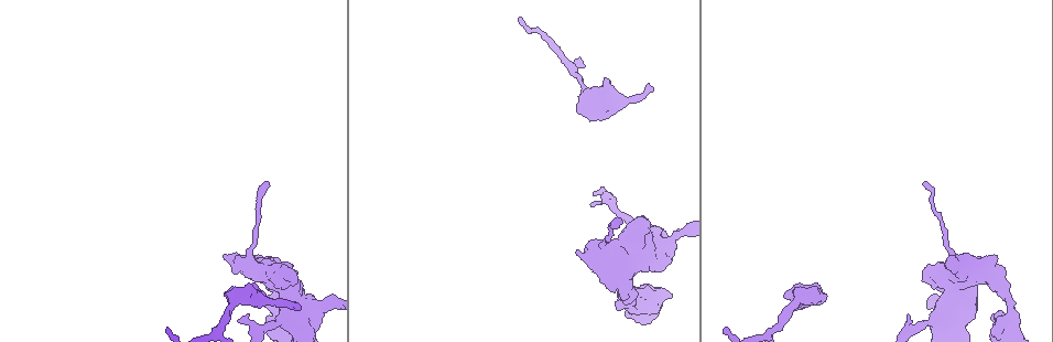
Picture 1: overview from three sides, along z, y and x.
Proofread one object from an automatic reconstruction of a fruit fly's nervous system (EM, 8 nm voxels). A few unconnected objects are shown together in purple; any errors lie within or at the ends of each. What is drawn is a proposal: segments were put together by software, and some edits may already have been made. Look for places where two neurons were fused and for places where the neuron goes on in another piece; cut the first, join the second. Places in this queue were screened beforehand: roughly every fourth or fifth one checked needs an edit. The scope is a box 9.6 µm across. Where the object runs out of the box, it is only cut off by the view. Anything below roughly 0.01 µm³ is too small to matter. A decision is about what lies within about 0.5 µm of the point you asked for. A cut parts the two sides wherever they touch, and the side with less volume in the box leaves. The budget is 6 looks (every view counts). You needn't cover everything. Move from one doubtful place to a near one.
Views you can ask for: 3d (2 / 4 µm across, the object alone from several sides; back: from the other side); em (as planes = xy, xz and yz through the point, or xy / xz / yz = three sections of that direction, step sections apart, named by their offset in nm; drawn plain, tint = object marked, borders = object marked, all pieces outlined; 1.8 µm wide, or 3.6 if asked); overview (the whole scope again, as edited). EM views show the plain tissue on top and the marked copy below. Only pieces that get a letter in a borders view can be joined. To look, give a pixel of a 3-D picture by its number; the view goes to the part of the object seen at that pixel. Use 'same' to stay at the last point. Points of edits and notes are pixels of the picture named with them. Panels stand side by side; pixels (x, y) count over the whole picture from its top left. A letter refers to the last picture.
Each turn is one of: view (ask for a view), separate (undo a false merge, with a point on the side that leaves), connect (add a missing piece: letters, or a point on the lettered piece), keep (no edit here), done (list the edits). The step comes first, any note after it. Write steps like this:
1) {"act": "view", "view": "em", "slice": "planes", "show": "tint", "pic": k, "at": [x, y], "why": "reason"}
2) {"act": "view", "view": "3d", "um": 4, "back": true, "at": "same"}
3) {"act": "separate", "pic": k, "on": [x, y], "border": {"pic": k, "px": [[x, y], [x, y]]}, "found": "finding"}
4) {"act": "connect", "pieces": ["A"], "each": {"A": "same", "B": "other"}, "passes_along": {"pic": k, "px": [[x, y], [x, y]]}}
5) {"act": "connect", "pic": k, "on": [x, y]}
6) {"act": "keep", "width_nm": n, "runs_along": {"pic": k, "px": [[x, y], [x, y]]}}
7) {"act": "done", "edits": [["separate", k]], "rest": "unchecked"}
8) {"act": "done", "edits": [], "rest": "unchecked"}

{"act": "view", "view": "em", "um": 3.6, "slice": "planes", "show": "borders", "pic": 1, "at": [994, 277], "why": "arms run side by side"}

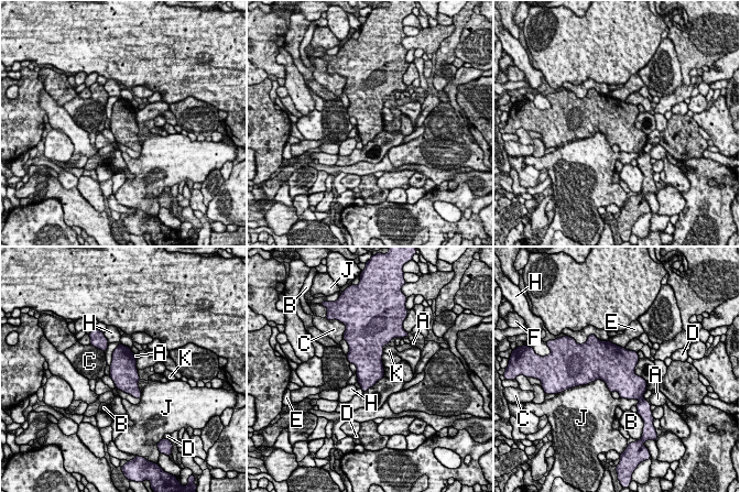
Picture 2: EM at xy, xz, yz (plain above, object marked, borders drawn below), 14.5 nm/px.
{"act": "keep", "longest_contact_nm": ["J", 460], "each": {"A": "other", "B": "other", "C": "other", "D": "other", "E": "other", "F": "other", "H": "other", "J": "other", "K": "other"}, "found": "one neuron here"}

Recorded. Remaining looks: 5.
{"act": "view", "view": "3d", "um": 2, "pic": 1, "at": [299, 309], "why": "an open end"}

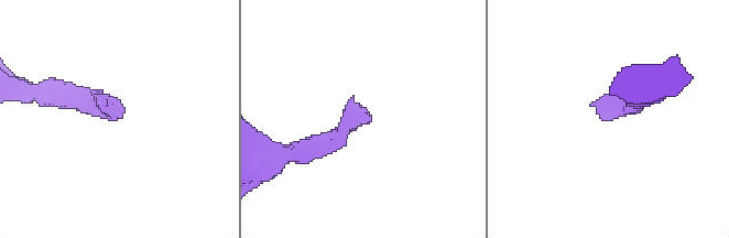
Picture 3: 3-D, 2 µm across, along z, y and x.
{"act": "view", "view": "em", "slice": "planes", "show": "tint", "pic": 3, "at": [612, 116], "why": "now the EM"}

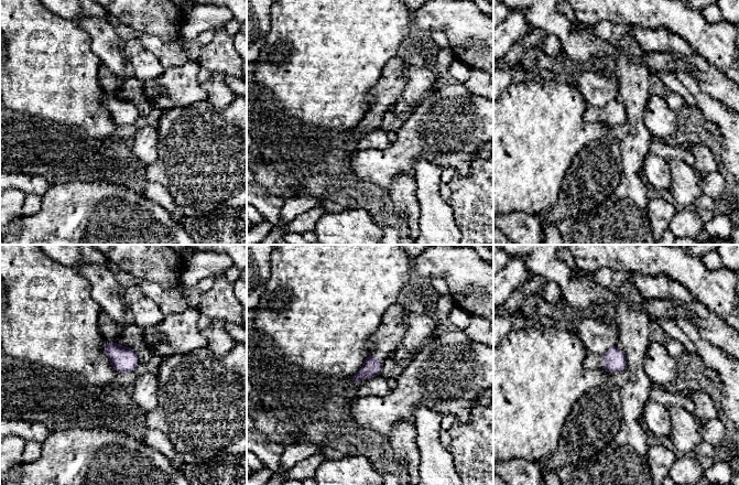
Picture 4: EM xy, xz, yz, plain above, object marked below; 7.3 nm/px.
{"act": "view", "view": "em", "slice": "planes", "show": "borders", "at": "same", "why": "see the neighbours"}

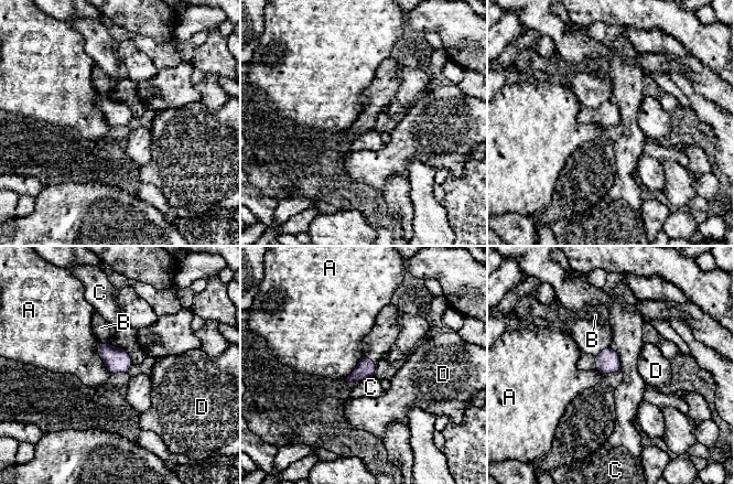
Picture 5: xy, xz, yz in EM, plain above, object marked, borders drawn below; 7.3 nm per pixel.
{"act": "keep", "each": {"A": "other", "B": "other", "C": "other", "D": "other"}, "border": {"pic": 5, "px": [[98, 343], [98, 355], [110, 374]]}, "found": "none of them fits"}

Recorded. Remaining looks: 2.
{"act": "view", "view": "em", "slice": "planes", "show": "borders", "pic": 1, "at": [169, 332], "why": "tapers out"}

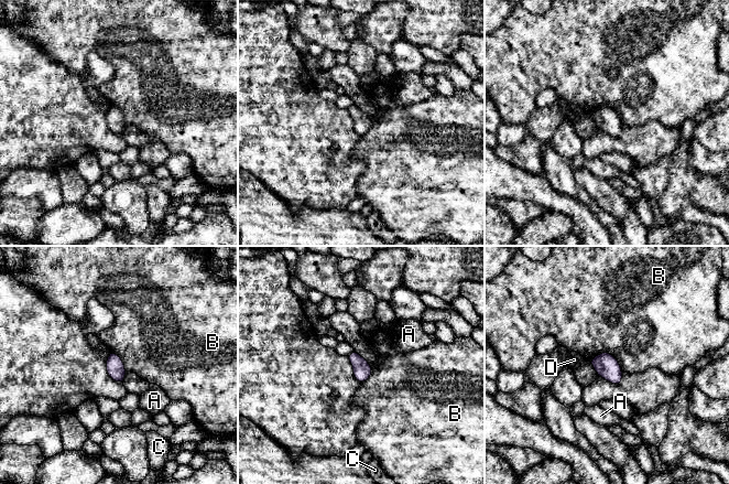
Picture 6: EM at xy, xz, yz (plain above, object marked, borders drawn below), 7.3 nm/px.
{"act": "keep", "each": {"A": "other", "B": "other", "C": "other", "D": "other"}, "found": "no lettered piece goes on from it"}

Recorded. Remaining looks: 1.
{"act": "done", "edits": [], "rest": "unchecked"}

